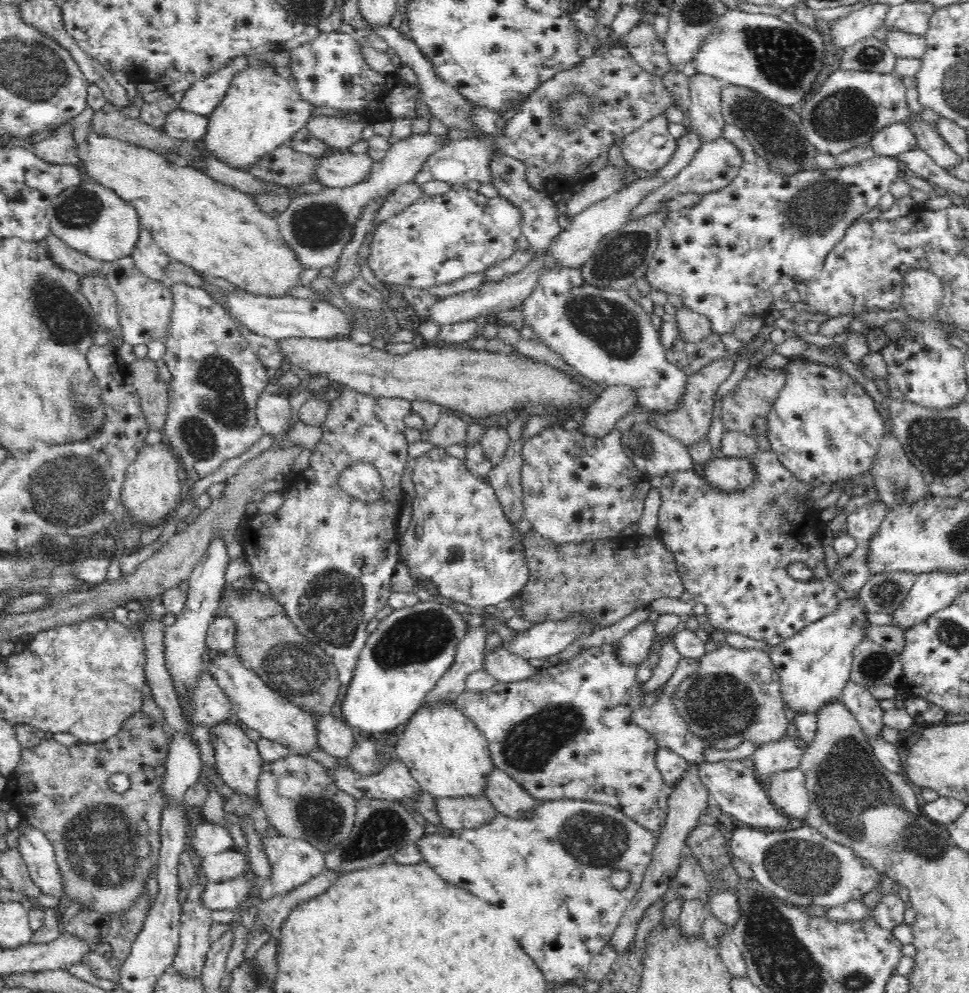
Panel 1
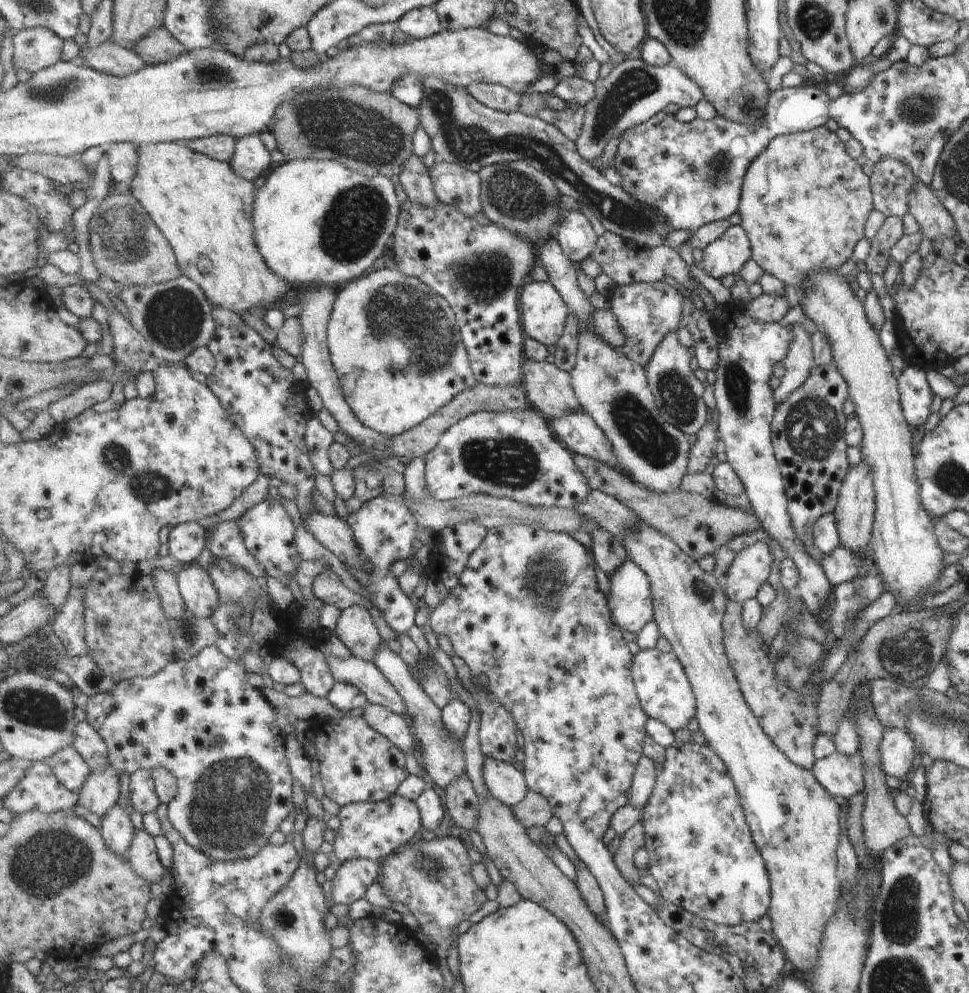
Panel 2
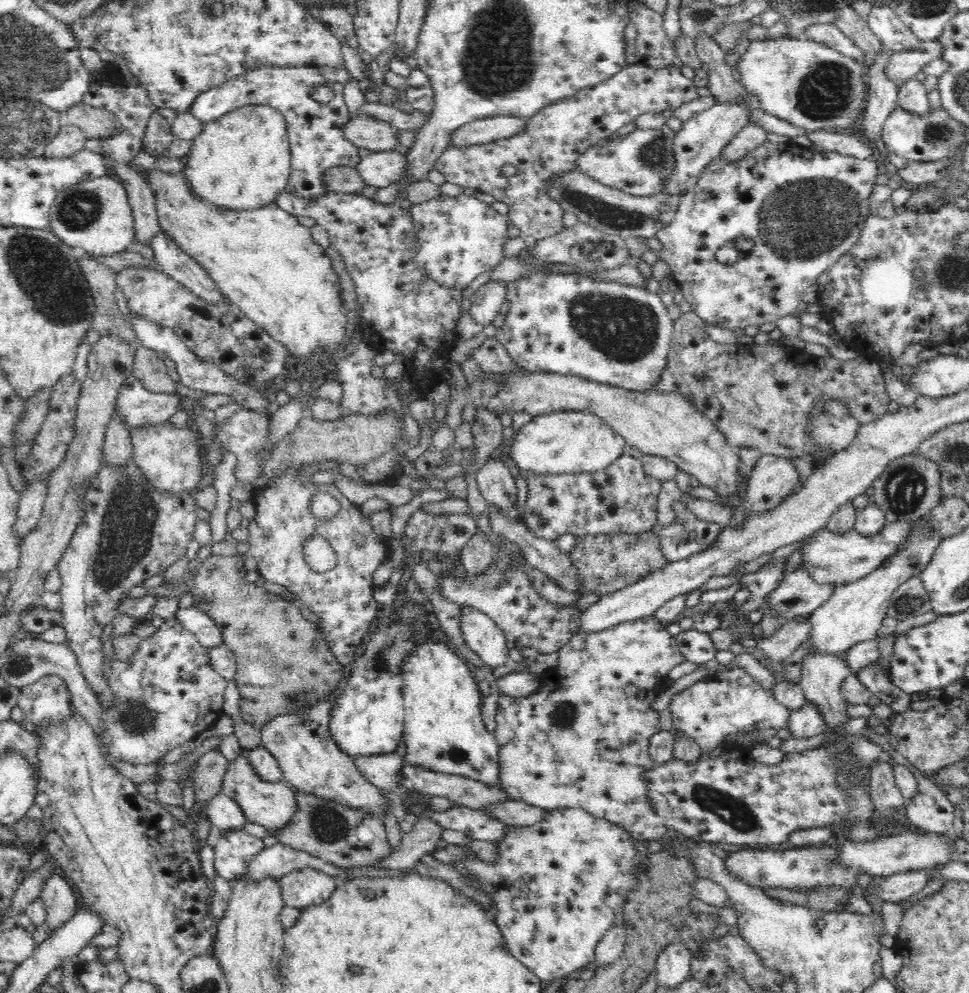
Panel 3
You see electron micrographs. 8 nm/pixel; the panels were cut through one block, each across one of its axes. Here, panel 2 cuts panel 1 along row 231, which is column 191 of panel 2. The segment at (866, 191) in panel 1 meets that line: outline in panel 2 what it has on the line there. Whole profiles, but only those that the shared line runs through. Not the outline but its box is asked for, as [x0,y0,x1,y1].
[86,647,295,862]

